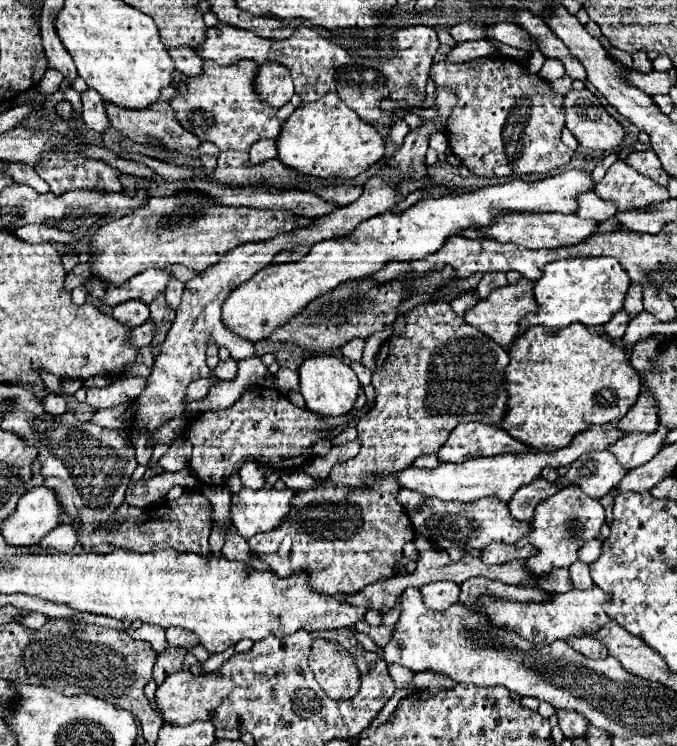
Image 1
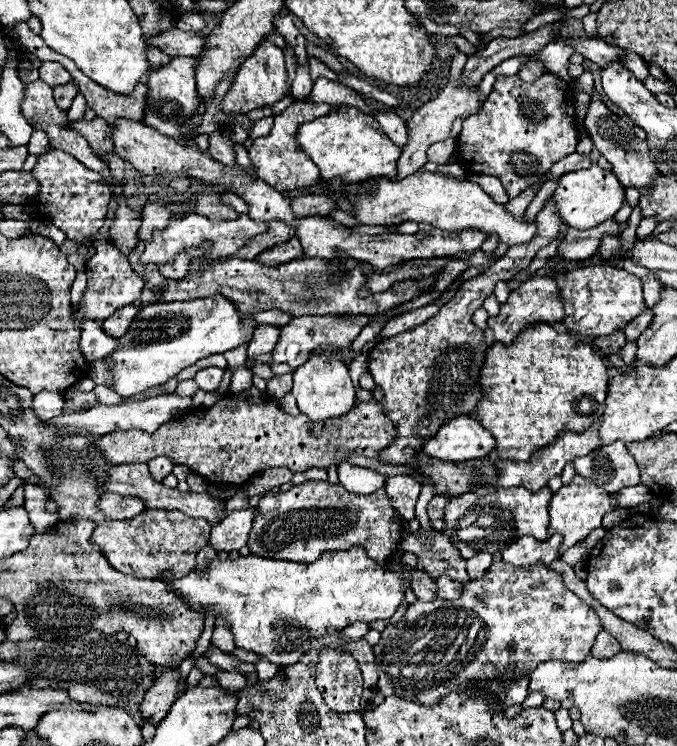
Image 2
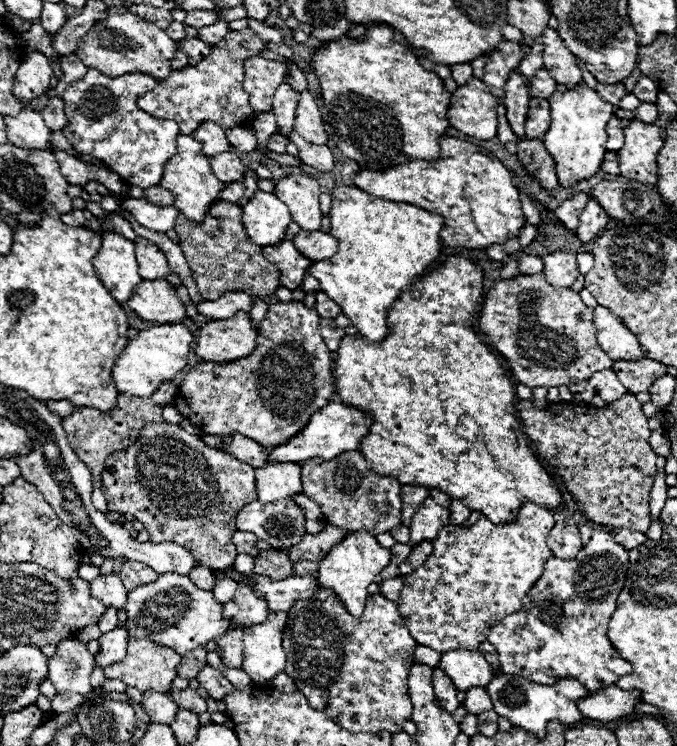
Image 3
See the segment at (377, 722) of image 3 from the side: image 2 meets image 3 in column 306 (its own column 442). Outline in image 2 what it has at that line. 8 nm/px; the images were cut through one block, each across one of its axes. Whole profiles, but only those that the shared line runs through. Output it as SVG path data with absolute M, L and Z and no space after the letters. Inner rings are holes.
M496 562L496 564L492 564L492 566L486 570L484 578L468 582L468 584L464 586L464 590L462 590L462 594L460 594L458 600L454 600L454 602L450 602L450 600L440 600L440 598L438 598L438 600L432 600L432 602L416 600L416 602L412 602L412 604L408 606L408 610L406 610L406 614L402 616L400 622L388 624L388 626L382 630L380 642L374 646L376 670L378 670L376 690L378 690L380 694L384 694L384 696L408 698L408 700L418 702L418 704L424 704L424 706L426 706L426 704L438 704L438 702L440 702L444 696L448 696L450 692L456 692L456 694L462 694L462 692L466 692L466 694L470 694L470 692L472 692L472 694L480 694L480 692L484 692L484 694L488 694L488 698L492 696L492 700L496 702L496 706L494 706L496 712L498 712L498 714L504 714L510 706L522 704L524 698L530 694L530 690L528 690L528 682L530 682L530 680L528 680L528 672L532 672L540 662L546 662L546 660L564 660L564 662L568 662L568 664L580 664L580 662L584 662L584 660L590 656L592 644L594 644L594 640L596 640L596 636L598 636L600 630L602 630L602 624L600 624L598 614L596 614L588 604L584 604L574 592L570 592L570 590L566 588L566 584L562 582L562 576L560 576L558 572L550 570L550 568L544 566L544 564L532 564L532 566L512 568L510 564ZM480 680L498 682L498 684L502 686L506 698L500 700L500 698L492 692L490 686L478 686Z

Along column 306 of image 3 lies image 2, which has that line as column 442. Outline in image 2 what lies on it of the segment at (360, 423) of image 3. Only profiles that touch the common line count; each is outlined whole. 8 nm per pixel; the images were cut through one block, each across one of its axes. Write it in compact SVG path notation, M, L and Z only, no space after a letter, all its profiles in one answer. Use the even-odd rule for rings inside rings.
M456 416L444 422L424 444L424 454L448 462L464 462L490 454L494 438L470 416Z

